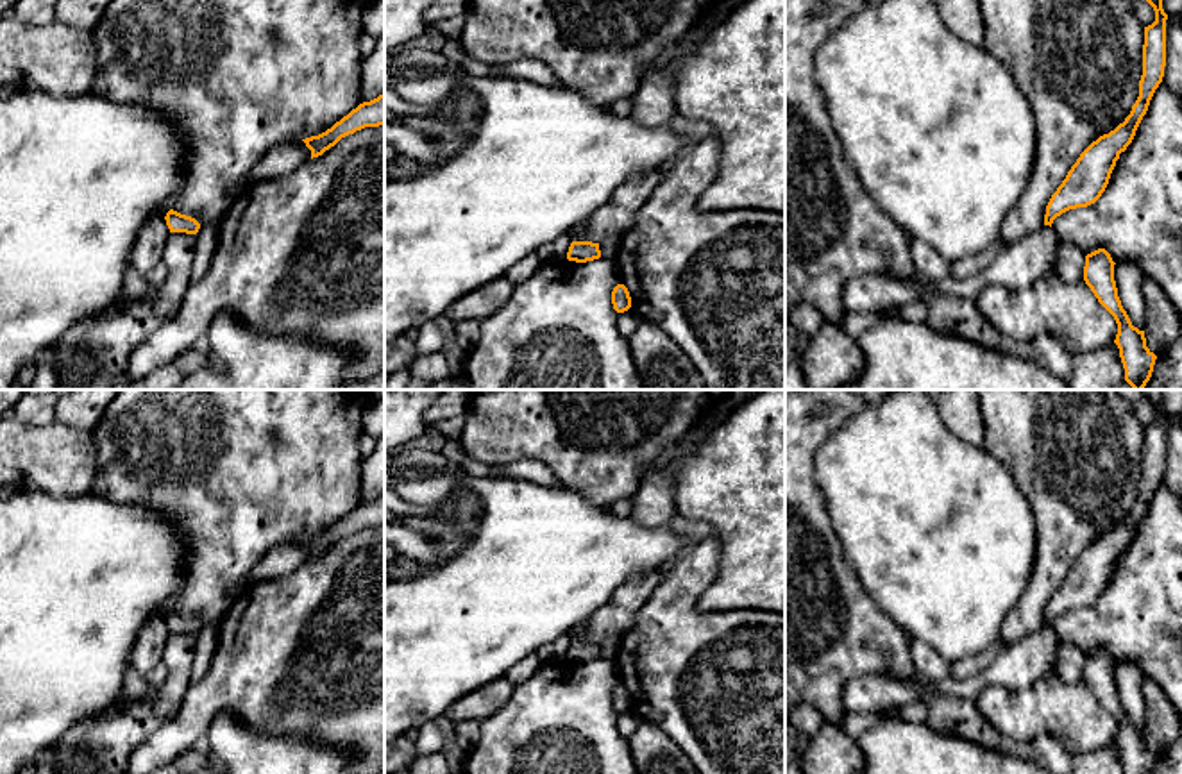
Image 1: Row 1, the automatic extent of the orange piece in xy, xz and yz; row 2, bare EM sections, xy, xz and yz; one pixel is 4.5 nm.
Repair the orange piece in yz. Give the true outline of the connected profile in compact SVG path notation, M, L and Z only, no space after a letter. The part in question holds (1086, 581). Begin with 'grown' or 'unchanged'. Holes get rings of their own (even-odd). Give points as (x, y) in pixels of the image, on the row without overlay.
unchanged; M1143 390L1146 402L1155 411L1155 422L1144 427L1143 475L1139 481L1139 497L1130 515L1109 534L1093 542L1068 572L1062 585L1051 595L1044 626L1053 624L1057 617L1069 610L1094 604L1105 592L1119 554L1132 543L1136 531L1148 511L1150 501L1162 483L1166 467L1166 420L1161 390Z

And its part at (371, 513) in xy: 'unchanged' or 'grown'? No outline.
unchanged

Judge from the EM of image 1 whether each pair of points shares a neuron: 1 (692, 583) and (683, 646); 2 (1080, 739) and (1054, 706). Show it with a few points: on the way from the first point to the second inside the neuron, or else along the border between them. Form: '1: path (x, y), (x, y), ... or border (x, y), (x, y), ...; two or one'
1: path (683, 599), (683, 630); one
2: path (1079, 731), (1061, 714); one

